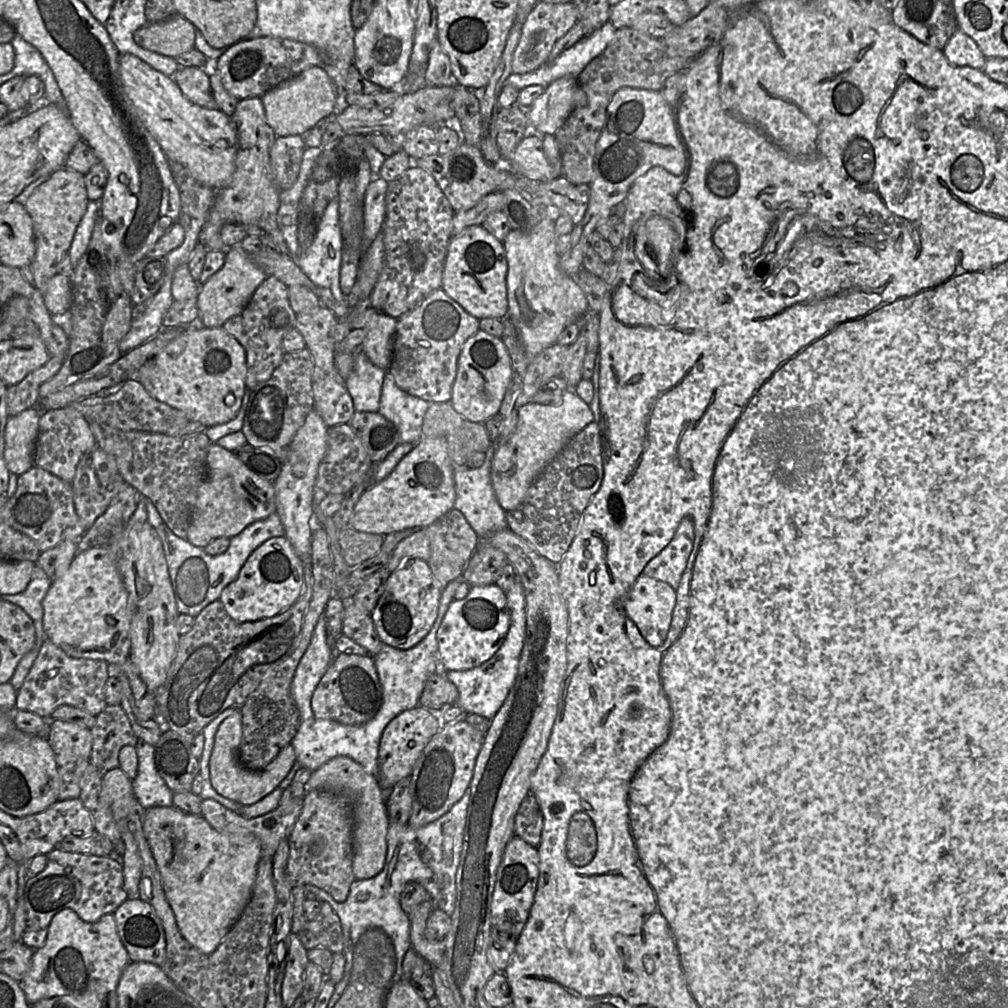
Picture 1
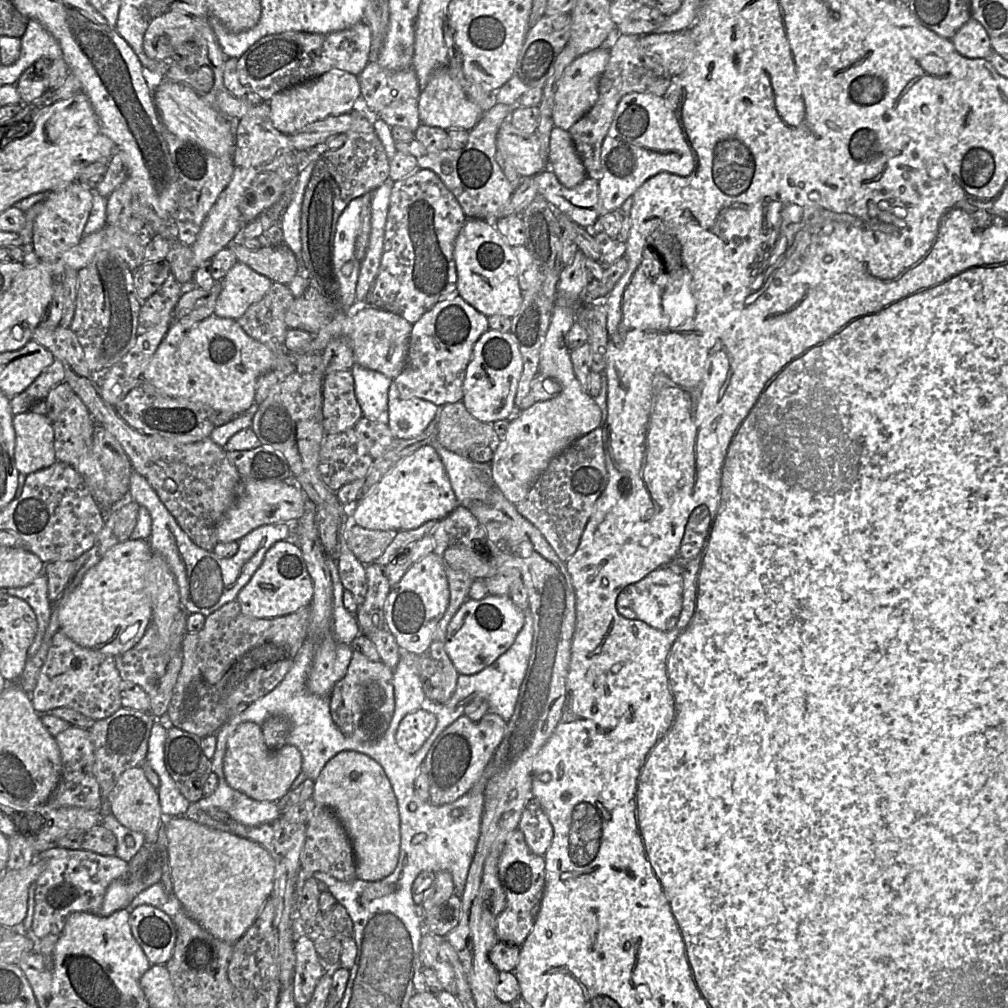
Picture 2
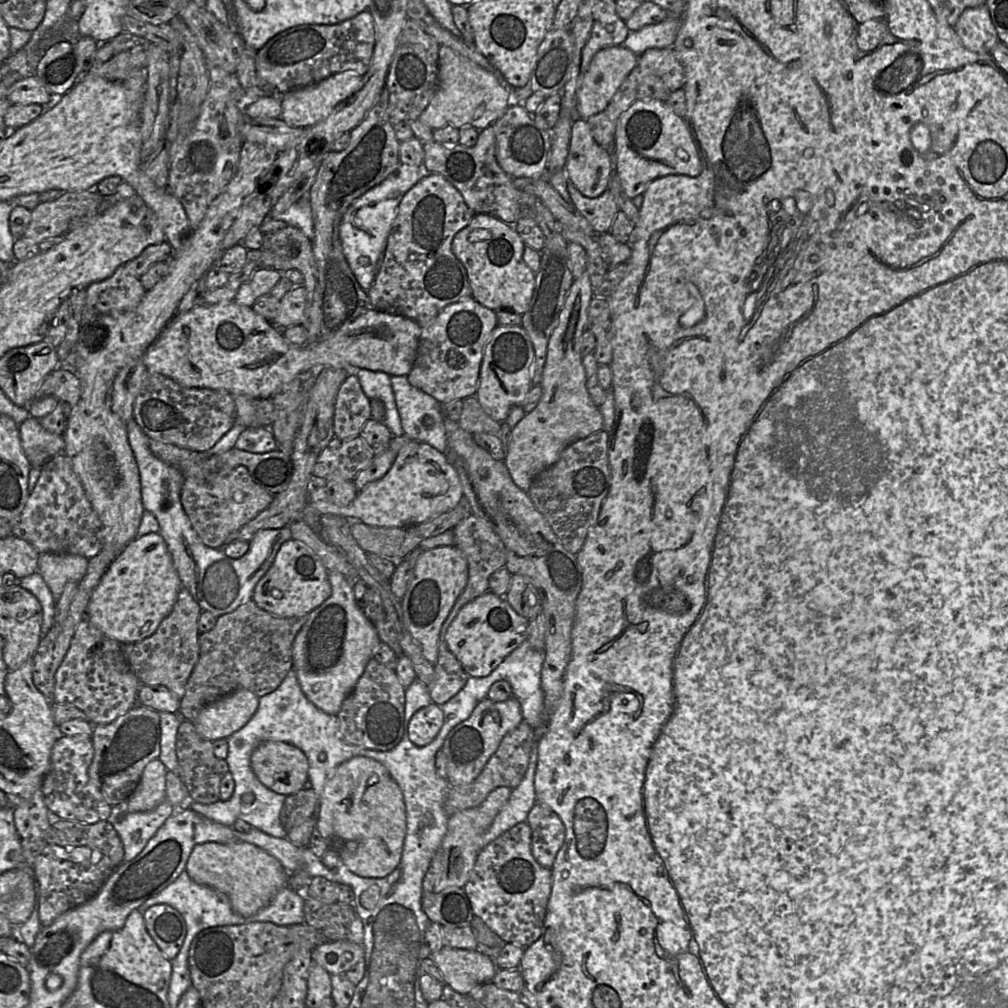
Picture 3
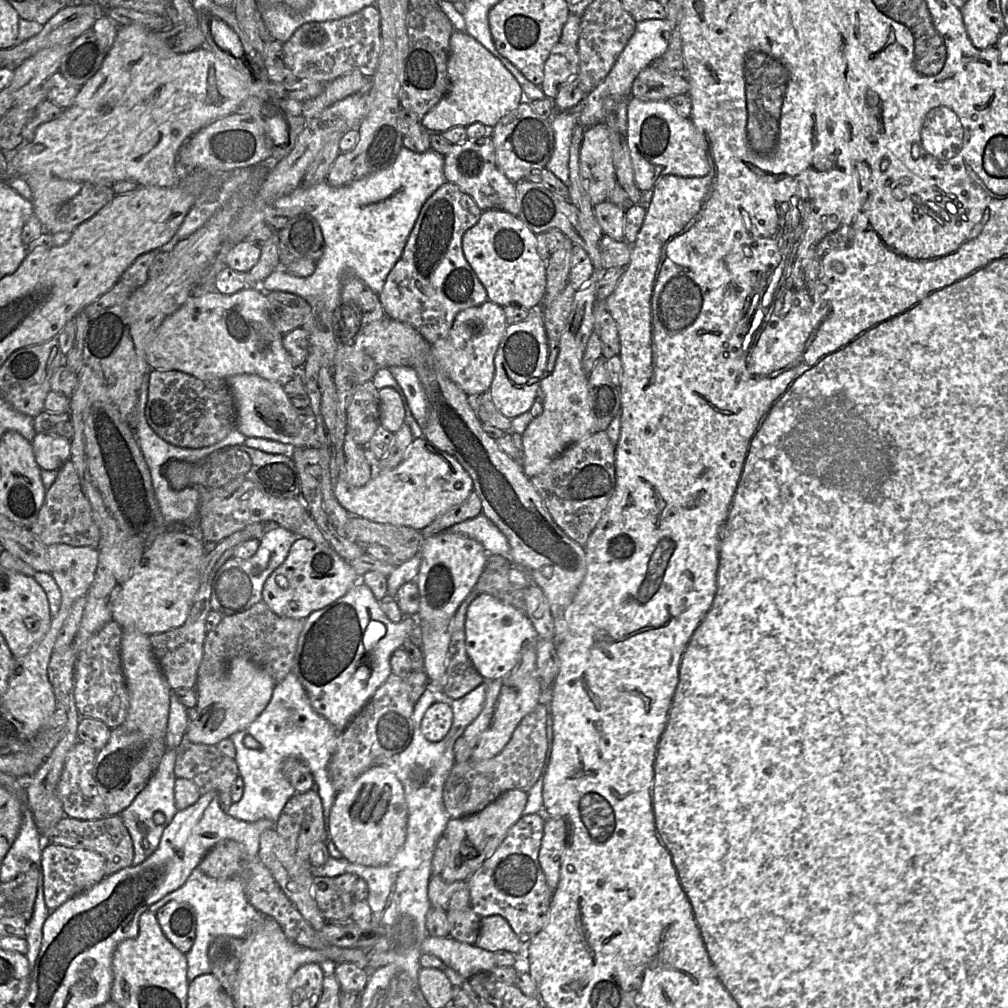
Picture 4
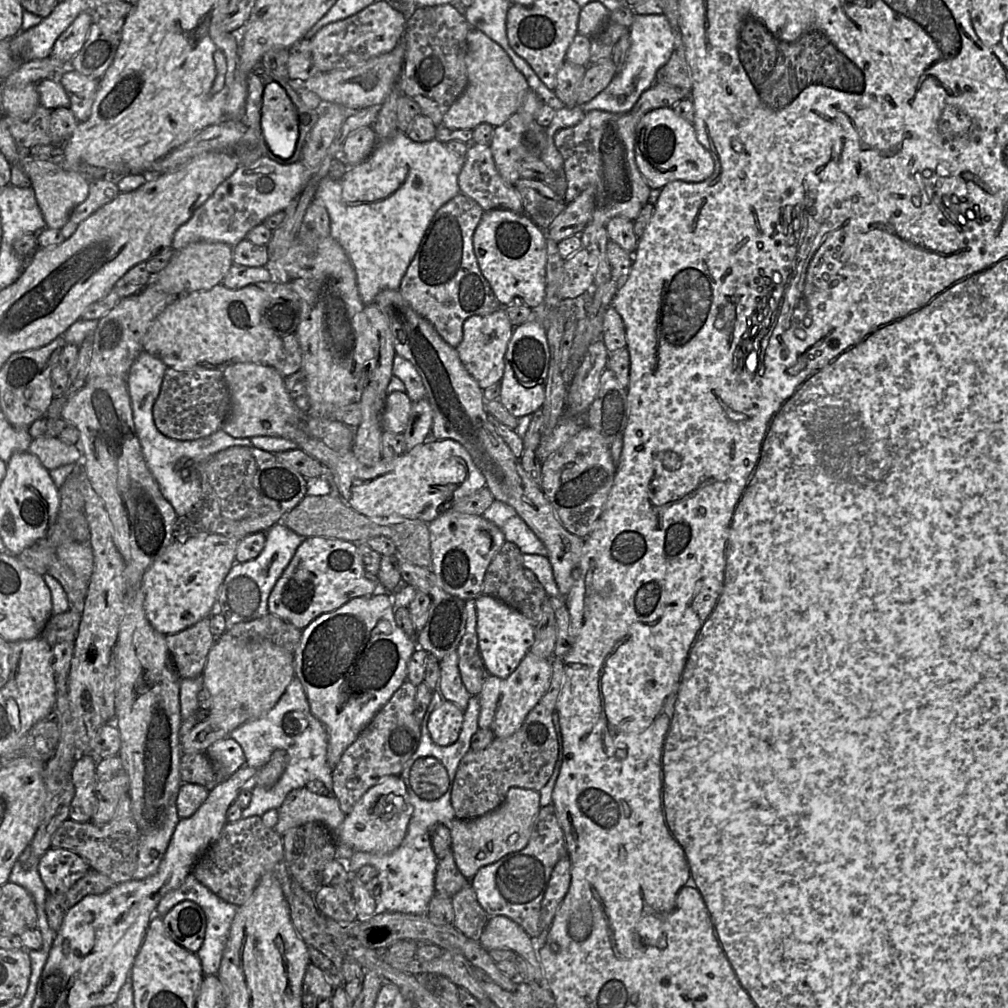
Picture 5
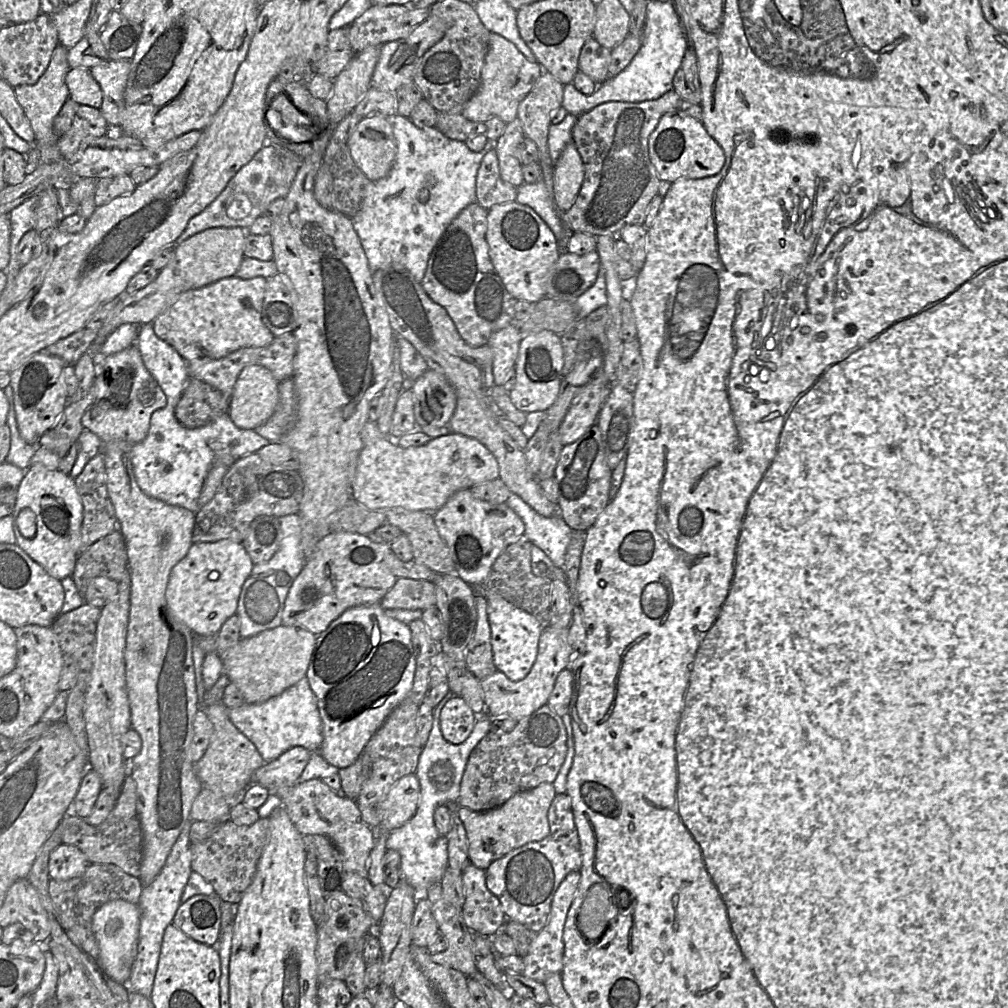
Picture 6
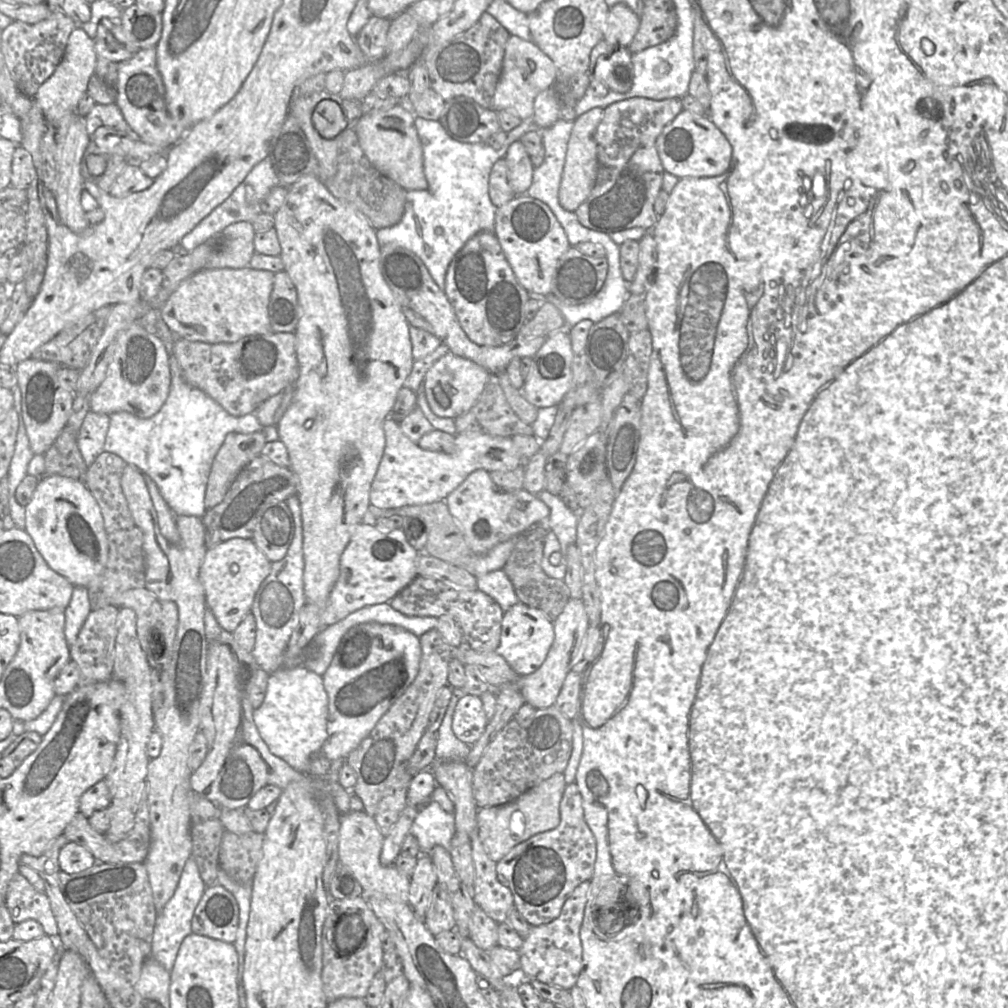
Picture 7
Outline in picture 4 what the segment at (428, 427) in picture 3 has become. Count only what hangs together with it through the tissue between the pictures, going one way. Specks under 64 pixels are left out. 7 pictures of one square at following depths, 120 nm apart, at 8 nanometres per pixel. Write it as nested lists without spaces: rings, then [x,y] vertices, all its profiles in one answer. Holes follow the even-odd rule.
[[[410,366],[389,369],[403,391],[413,418],[423,430],[428,420],[428,398],[417,372]]]

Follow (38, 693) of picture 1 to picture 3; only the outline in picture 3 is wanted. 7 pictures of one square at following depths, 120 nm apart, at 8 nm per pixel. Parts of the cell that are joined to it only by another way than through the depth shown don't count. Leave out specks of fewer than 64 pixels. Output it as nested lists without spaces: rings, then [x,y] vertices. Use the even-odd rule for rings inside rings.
[[[85,618],[76,628],[70,648],[55,674],[52,703],[69,704],[83,711],[93,725],[108,724],[125,714],[137,704],[137,692],[141,682],[130,669],[123,654],[122,645],[105,635]]]

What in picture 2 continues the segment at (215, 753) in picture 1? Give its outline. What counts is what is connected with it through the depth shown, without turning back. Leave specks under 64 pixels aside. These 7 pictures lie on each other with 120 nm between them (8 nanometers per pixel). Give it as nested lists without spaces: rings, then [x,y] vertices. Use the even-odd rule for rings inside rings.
[[[253,722],[240,723],[227,741],[223,759],[223,773],[228,785],[257,801],[277,802],[290,790],[302,772],[302,756],[299,749],[285,744],[278,750],[270,750],[265,744],[261,727]]]

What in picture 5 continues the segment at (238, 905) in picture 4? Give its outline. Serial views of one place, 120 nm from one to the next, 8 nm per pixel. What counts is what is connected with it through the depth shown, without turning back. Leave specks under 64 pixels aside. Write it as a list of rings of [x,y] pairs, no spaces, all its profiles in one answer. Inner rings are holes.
[[[191,872],[186,877],[185,881],[178,888],[169,892],[160,901],[156,909],[156,915],[160,915],[163,917],[175,905],[177,905],[178,903],[184,900],[190,900],[197,903],[205,912],[207,918],[205,939],[200,950],[196,952],[196,954],[201,961],[204,975],[205,976],[216,975],[219,972],[223,953],[229,938],[232,922],[235,918],[239,906],[236,906],[220,898],[217,894],[212,892],[208,887],[206,887],[200,881],[198,881],[195,875]]]

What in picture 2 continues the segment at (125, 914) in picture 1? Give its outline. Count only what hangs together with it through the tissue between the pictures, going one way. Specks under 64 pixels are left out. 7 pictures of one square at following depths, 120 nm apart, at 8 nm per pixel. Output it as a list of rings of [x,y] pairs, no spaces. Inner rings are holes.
[[[145,904],[130,912],[129,923],[133,937],[151,965],[166,964],[177,938],[171,917],[159,908]]]

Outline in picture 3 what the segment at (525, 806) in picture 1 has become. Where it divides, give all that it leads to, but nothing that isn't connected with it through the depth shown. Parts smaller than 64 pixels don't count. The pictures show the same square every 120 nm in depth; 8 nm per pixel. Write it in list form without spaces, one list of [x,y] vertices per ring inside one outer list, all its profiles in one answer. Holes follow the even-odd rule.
[[[536,803],[528,814],[527,824],[531,828],[531,848],[536,861],[549,870],[565,840],[565,826],[559,816],[541,803]]]

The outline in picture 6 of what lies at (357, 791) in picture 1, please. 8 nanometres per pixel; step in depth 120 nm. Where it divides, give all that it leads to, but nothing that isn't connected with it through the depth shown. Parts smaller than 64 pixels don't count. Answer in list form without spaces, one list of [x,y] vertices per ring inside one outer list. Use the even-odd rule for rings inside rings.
[[[415,773],[399,779],[382,802],[382,820],[375,833],[392,832],[416,813],[420,799],[420,784]]]

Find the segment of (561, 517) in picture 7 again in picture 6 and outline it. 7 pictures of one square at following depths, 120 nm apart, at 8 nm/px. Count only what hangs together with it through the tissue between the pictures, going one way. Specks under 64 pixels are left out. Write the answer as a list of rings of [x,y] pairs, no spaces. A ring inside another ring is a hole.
[[[512,494],[505,502],[524,522],[525,536],[540,548],[553,565],[564,564],[569,543],[574,532],[566,522],[555,515],[544,517],[536,513],[519,496]]]

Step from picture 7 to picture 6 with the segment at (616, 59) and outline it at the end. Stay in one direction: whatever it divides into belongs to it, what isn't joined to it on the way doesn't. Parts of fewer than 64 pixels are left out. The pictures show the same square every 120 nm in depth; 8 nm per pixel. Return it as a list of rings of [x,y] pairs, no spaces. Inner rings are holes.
[[[594,38],[583,45],[579,56],[579,69],[591,77],[598,85],[608,79],[611,49],[603,47]]]

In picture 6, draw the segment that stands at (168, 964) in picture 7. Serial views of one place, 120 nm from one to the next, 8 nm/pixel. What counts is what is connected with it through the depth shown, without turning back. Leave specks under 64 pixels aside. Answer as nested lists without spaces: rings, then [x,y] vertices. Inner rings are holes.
[[[187,823],[174,843],[159,875],[151,884],[145,885],[143,888],[138,903],[141,910],[138,952],[132,967],[130,979],[127,983],[131,993],[139,993],[148,997],[151,995],[165,930],[170,924],[173,924],[173,918],[182,904],[182,893],[193,872],[191,867],[193,854],[189,839],[190,823]]]

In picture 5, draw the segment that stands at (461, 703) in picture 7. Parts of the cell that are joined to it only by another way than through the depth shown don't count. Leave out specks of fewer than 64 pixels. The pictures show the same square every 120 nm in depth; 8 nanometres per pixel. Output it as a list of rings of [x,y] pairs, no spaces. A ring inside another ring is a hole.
[[[443,701],[428,720],[428,730],[434,743],[439,746],[454,744],[463,725],[463,711],[450,701]]]

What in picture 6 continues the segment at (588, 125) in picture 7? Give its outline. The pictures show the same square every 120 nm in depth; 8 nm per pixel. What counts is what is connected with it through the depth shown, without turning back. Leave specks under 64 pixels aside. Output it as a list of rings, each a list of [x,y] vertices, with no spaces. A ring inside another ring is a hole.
[[[571,141],[554,164],[553,196],[556,208],[561,213],[568,211],[575,203],[584,176],[583,161]]]

